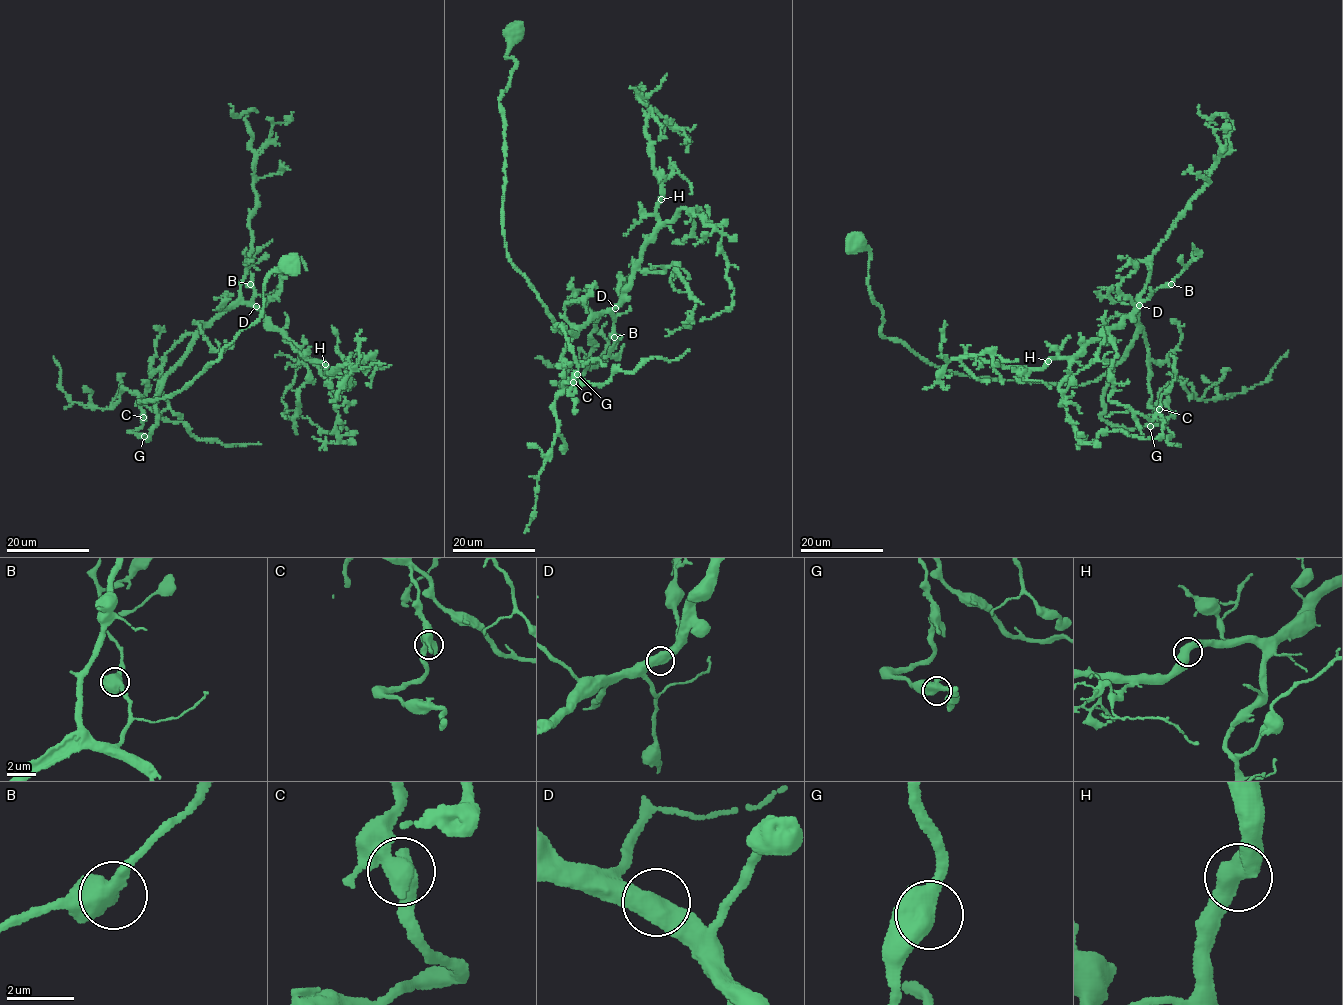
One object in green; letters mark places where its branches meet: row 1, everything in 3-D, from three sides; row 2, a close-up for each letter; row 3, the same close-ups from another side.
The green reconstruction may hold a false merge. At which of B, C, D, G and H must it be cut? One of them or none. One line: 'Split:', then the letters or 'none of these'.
Split: C

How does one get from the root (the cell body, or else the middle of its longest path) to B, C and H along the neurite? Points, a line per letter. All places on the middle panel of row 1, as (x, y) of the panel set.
B: (515, 34), (506, 56), (516, 63), (500, 100), (507, 257), (559, 330), (578, 333), (609, 312), (614, 337)
C: (515, 34), (500, 100), (505, 247), (553, 330), (565, 327), (578, 367), (574, 382)
H: (515, 34), (500, 100), (502, 229), (559, 330), (578, 333), (621, 303), (661, 199)

